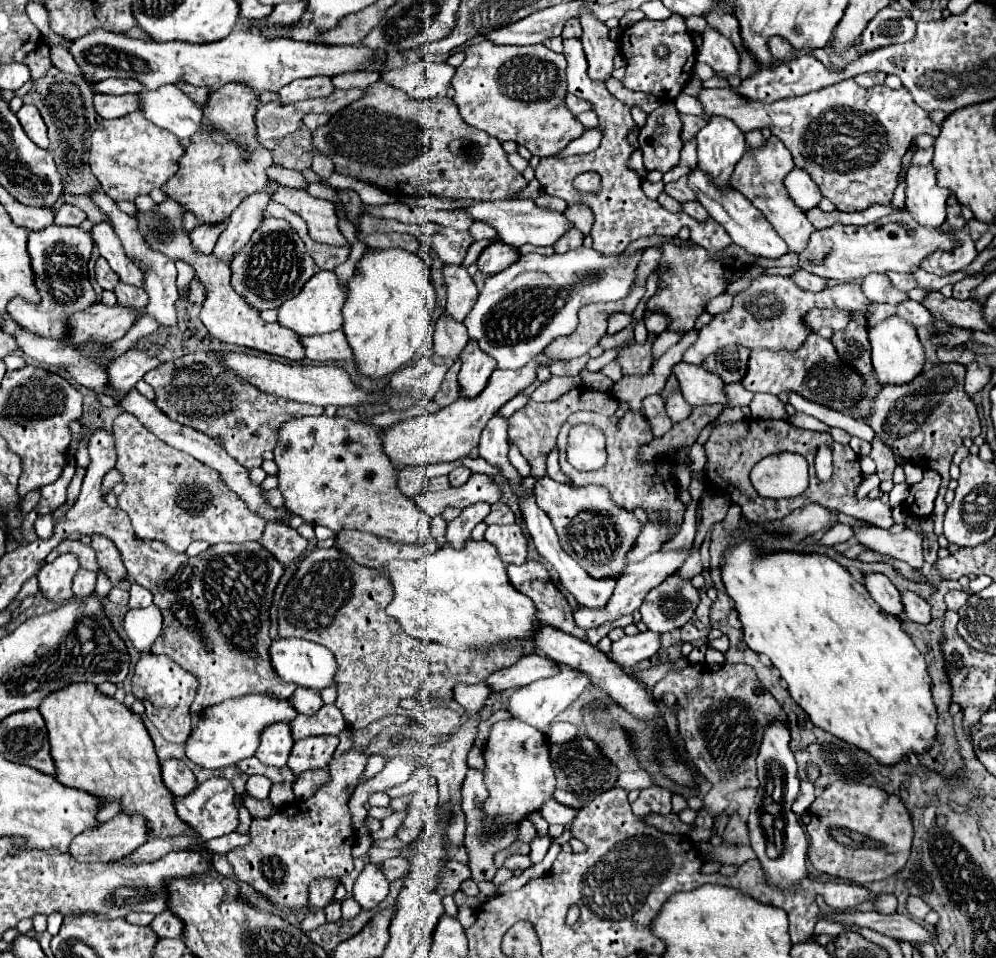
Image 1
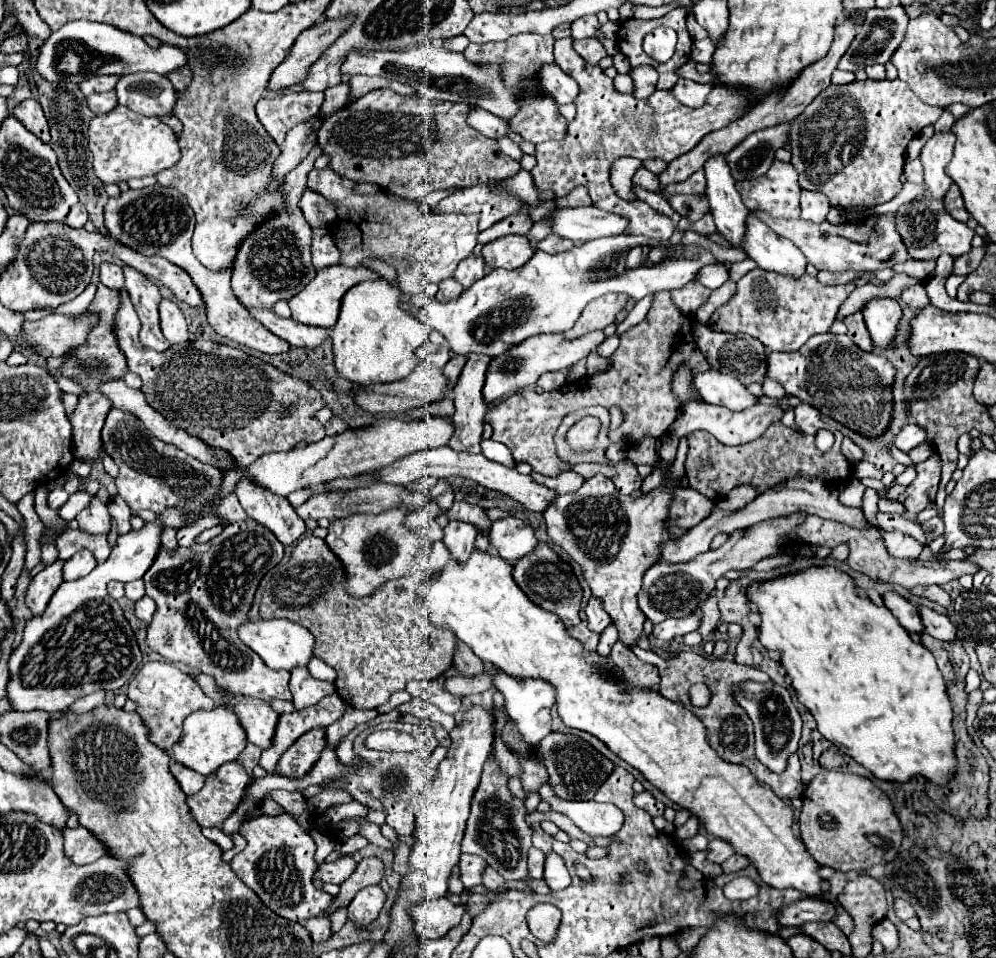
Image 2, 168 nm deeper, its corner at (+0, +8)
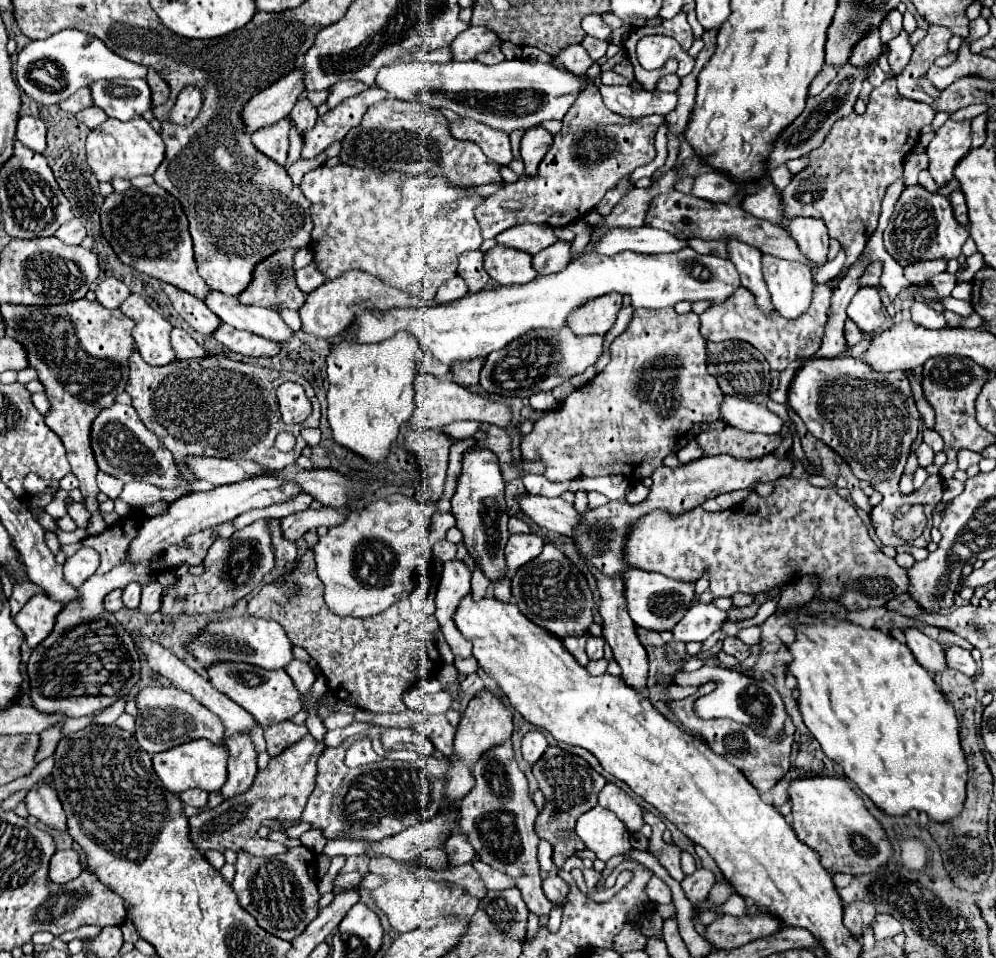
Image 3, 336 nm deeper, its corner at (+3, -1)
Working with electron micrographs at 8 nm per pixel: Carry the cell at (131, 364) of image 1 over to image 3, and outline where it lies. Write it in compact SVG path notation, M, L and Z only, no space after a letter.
M132 293L122 305L120 311L136 321L134 341L142 359L152 367L162 367L176 361L176 353L170 345L172 325L152 309L146 299L138 293Z

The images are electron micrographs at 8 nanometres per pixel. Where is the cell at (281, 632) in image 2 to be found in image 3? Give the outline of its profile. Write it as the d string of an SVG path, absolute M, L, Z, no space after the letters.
M230 617L230 619L218 619L208 623L192 641L184 647L200 665L206 669L214 663L232 661L232 663L250 663L262 669L282 669L286 667L292 657L292 643L286 637L286 631L276 621L268 621L262 617Z

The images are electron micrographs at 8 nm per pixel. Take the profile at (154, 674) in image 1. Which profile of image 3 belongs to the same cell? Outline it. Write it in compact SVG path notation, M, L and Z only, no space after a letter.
M144 687L136 695L138 703L138 717L136 717L136 739L140 747L154 755L160 751L168 751L176 745L184 745L194 739L208 739L214 745L224 745L226 729L218 715L198 703L186 691L176 687Z

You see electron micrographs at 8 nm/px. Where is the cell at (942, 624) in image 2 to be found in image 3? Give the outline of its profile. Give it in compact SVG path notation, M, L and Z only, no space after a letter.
M948 647L946 649L946 659L948 659L948 665L968 677L972 677L976 673L976 661L972 659L970 651L966 649L960 649L960 647Z

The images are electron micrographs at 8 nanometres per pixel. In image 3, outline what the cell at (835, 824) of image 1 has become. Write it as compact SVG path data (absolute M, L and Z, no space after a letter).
M816 775L794 779L788 787L794 815L794 831L802 843L818 851L820 863L830 873L862 875L872 873L886 863L892 855L892 847L886 839L880 823L868 813L864 801L850 789L844 779Z

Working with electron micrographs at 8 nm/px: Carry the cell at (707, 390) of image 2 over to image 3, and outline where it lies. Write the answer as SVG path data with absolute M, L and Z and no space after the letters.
M724 397L722 407L722 419L728 421L732 427L752 433L764 433L774 435L782 431L782 419L774 415L766 405L748 403L736 397Z

